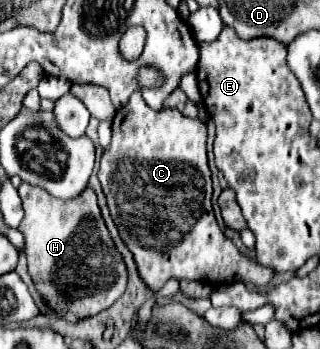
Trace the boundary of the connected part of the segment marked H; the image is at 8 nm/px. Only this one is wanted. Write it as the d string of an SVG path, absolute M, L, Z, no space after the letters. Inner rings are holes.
M23 182L19 188L25 216L19 230L25 236L25 254L33 284L49 308L65 308L81 318L95 316L115 304L127 288L127 266L115 248L101 218L91 186L79 198L61 200L39 186Z

